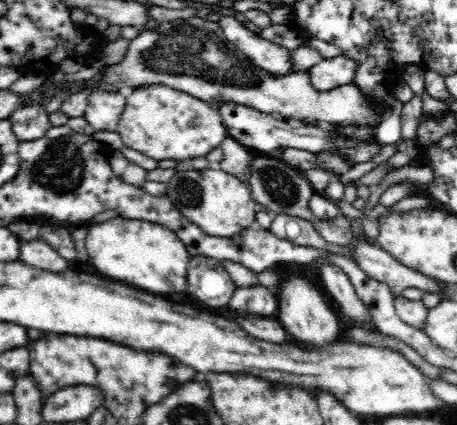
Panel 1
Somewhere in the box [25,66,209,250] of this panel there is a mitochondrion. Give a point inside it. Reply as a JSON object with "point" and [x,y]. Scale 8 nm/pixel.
{"point":[59,168]}

